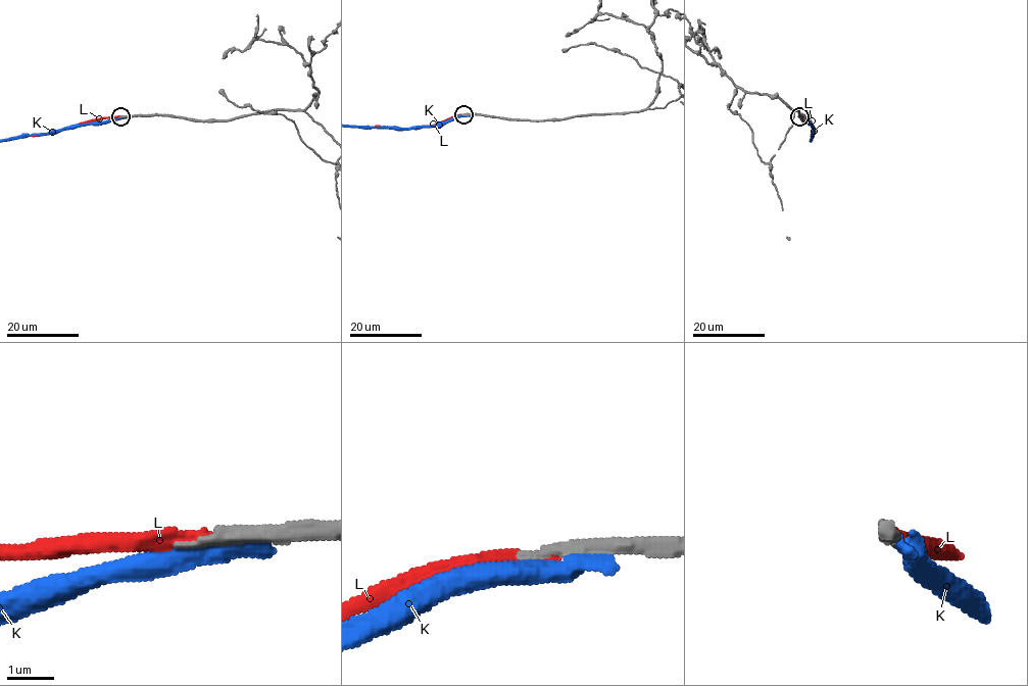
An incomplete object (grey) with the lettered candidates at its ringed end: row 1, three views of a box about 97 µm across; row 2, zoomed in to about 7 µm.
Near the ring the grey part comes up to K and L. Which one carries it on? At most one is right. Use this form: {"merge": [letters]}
{"merge": ["L"]}

